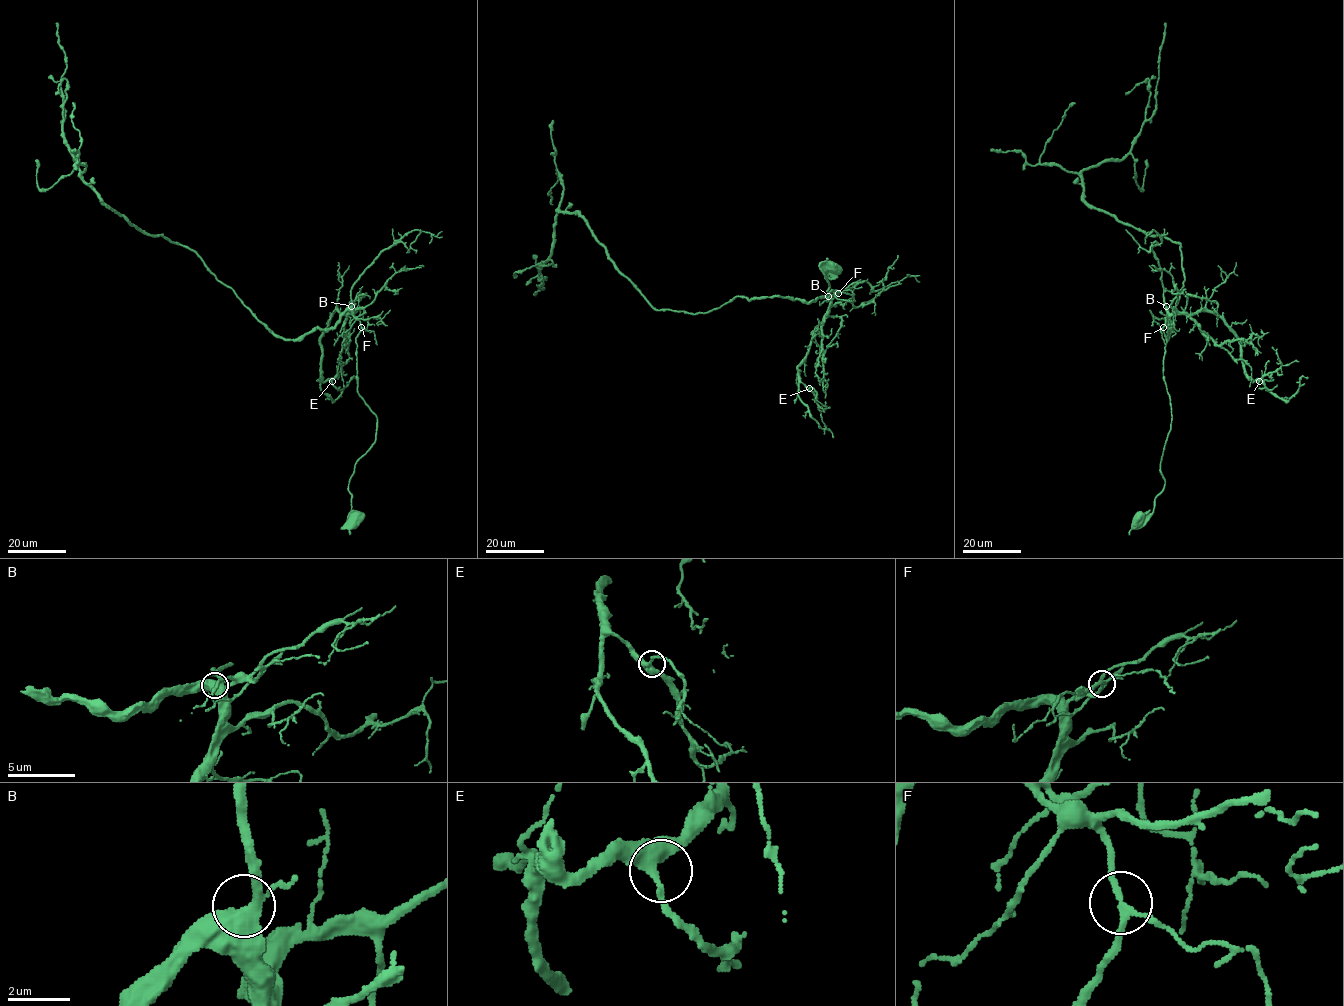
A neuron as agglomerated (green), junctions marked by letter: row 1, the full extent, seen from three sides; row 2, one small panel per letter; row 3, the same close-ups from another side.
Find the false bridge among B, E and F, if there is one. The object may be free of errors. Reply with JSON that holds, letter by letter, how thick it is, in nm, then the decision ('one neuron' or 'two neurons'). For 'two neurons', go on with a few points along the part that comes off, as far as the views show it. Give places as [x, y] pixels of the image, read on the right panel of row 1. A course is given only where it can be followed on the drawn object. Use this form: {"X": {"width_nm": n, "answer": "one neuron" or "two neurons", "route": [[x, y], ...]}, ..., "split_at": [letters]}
{"B": {"width_nm": 400, "answer": "one neuron"}, "E": {"width_nm": 280, "answer": "one neuron"}, "F": {"width_nm": 170, "answer": "one neuron"}, "split_at": []}

